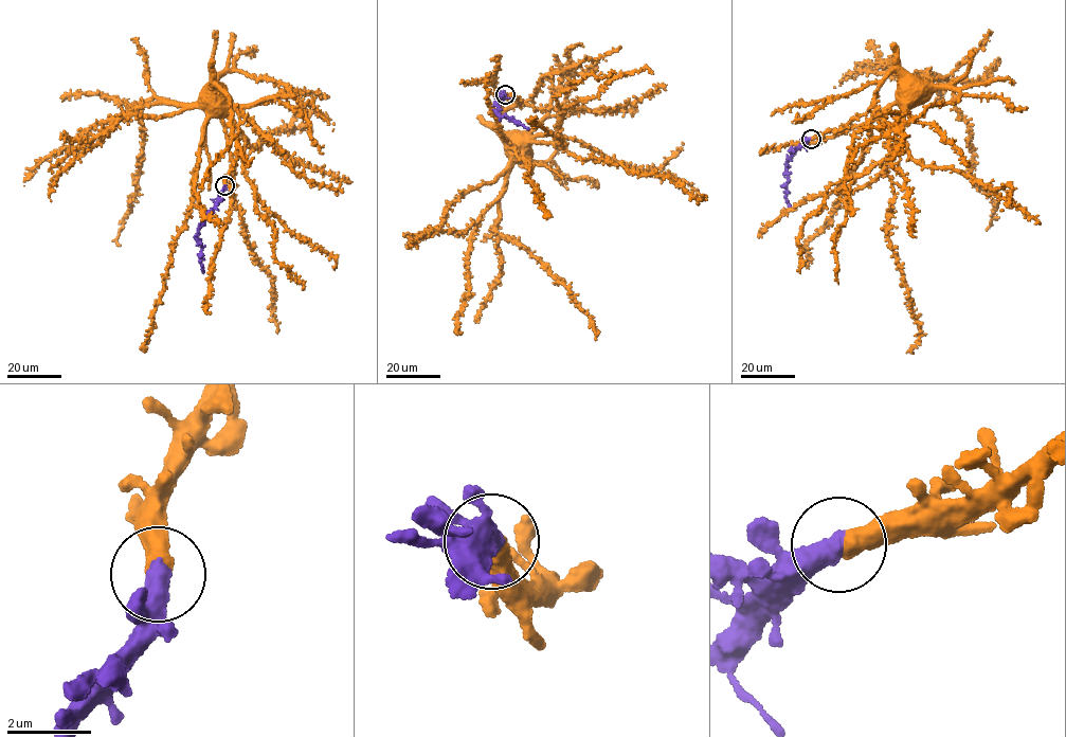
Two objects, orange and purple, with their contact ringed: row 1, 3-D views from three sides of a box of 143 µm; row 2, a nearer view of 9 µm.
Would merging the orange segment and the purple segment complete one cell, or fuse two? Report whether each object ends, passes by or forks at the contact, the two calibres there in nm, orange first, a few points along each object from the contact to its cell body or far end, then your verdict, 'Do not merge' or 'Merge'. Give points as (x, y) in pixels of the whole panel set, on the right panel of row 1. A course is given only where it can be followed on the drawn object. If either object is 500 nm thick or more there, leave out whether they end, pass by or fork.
Thickness 500 nm (orange) against 550 nm. Course of orange: (811, 138), (867, 111), (897, 73), (901, 124), (885, 175), (888, 239), (920, 330), (906, 352). Course of purple: (810, 138), (791, 151), (788, 162), (786, 199), (790, 208). Merge

